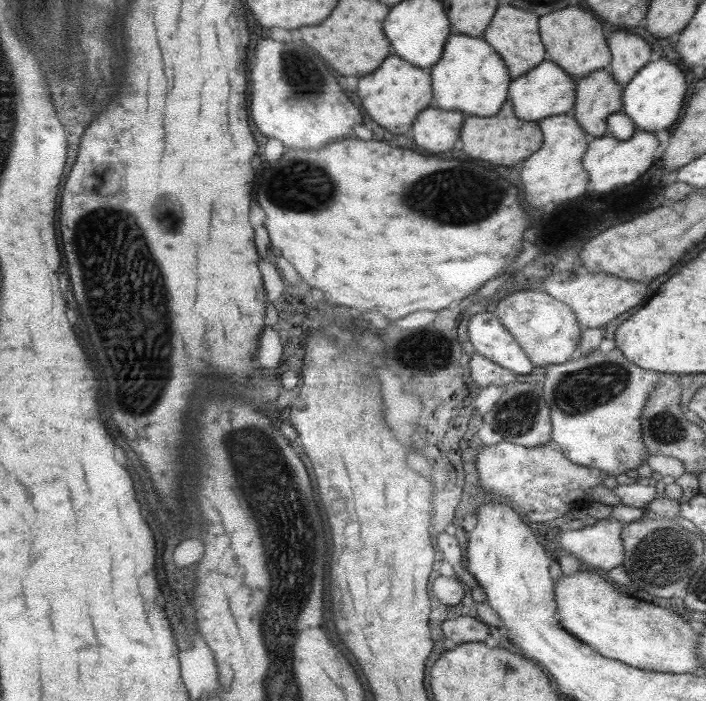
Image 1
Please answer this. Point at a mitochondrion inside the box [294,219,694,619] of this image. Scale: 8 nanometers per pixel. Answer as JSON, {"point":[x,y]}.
{"point":[577,392]}

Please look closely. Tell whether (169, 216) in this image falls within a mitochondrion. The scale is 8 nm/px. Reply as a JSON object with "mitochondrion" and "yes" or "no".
{"mitochondrion":"yes"}

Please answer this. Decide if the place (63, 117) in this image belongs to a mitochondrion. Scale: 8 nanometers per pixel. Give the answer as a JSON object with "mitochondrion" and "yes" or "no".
{"mitochondrion":"no"}

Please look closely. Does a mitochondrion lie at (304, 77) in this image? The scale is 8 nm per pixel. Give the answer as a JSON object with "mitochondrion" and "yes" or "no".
{"mitochondrion":"yes"}

